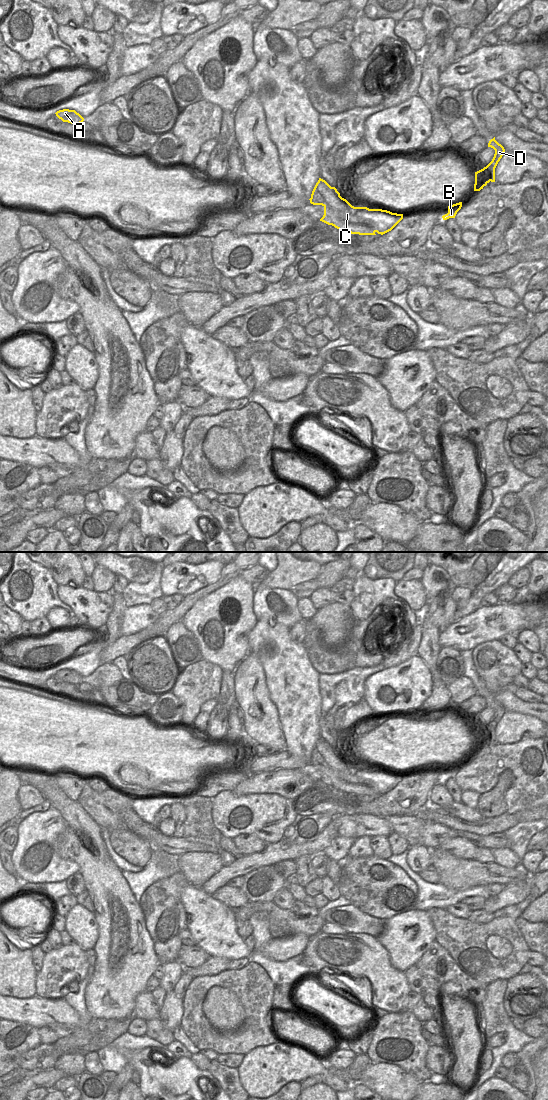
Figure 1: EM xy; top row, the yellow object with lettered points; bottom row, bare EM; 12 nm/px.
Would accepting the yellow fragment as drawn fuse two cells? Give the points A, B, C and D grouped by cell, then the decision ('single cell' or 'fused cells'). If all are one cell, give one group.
A B D / C | fused cells

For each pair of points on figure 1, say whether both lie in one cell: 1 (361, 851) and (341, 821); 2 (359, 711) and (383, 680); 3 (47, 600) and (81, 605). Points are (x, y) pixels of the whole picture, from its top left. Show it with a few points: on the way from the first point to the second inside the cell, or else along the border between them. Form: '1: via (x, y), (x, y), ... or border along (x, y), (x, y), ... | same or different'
1: border along (370, 836), (360, 836), (355, 840) | different
2: border along (363, 698), (374, 715) | different
3: border along (57, 585), (57, 596), (74, 614) | different

